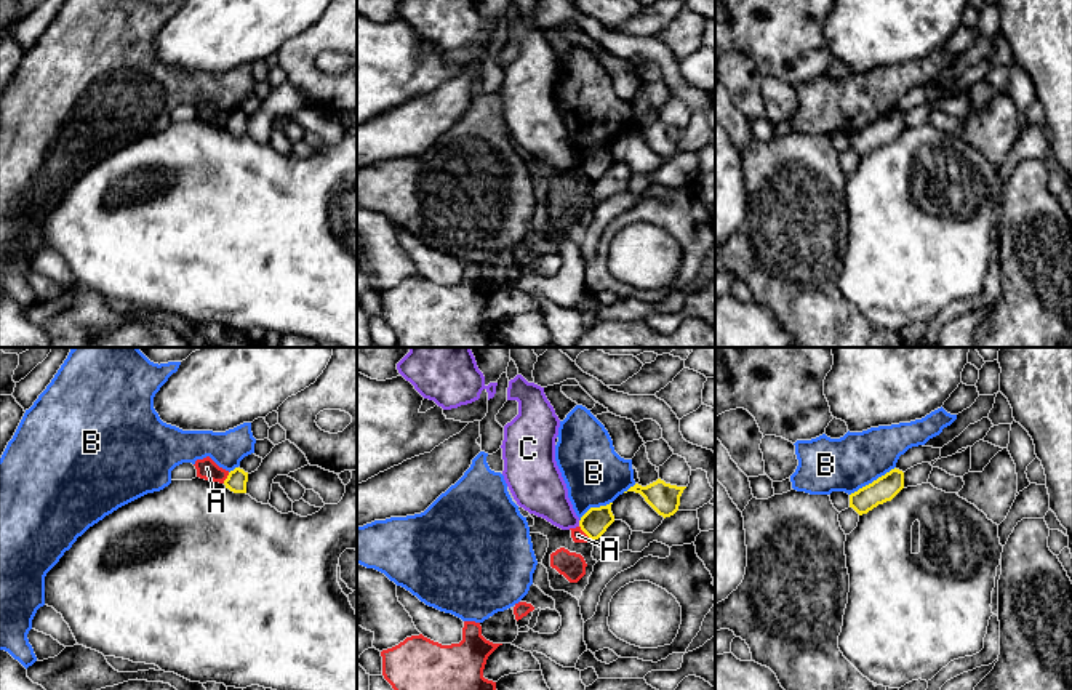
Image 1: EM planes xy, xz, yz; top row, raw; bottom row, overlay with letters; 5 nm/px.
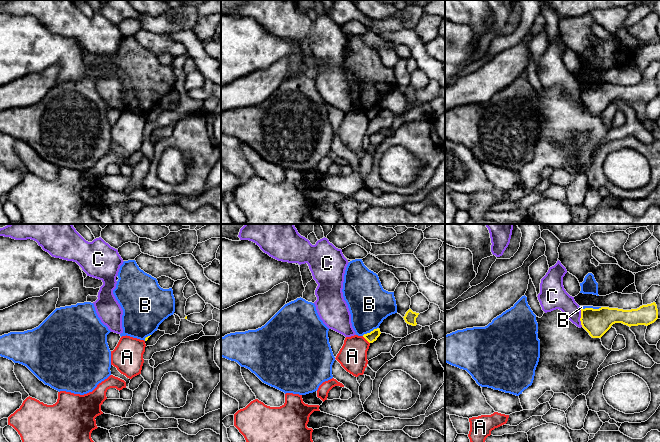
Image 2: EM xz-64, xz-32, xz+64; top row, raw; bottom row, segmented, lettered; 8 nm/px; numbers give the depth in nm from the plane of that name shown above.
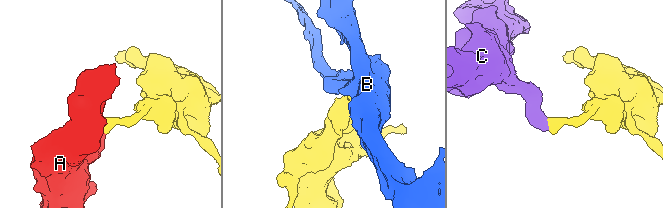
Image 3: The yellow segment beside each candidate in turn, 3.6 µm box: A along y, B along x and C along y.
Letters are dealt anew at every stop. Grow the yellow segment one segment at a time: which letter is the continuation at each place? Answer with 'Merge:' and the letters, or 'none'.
Merge: none

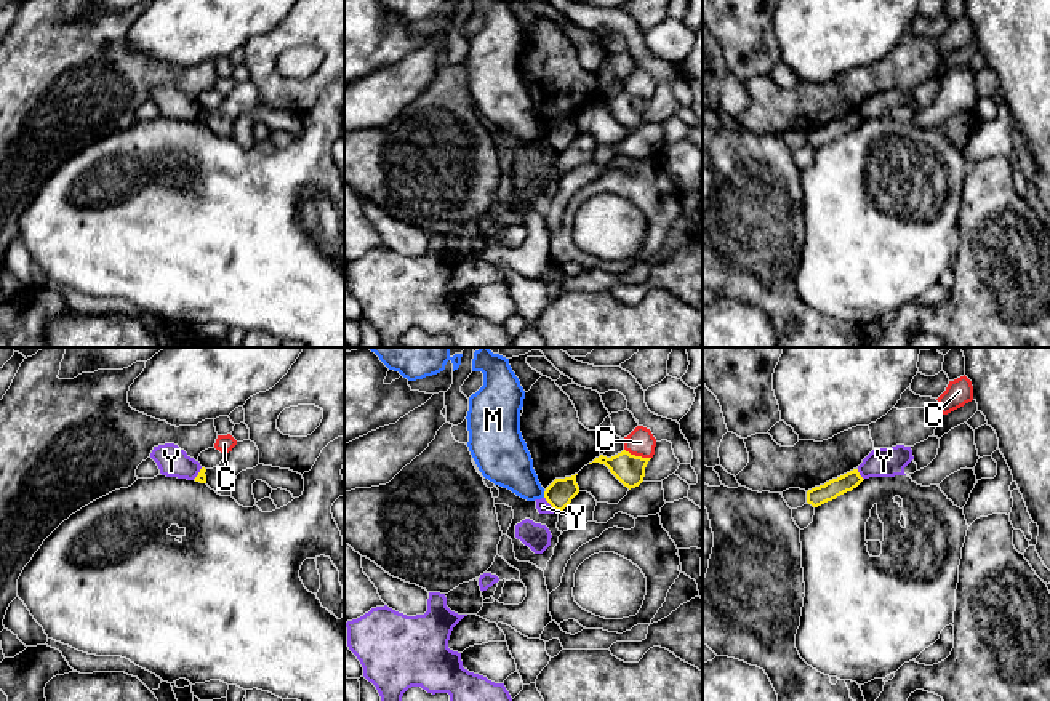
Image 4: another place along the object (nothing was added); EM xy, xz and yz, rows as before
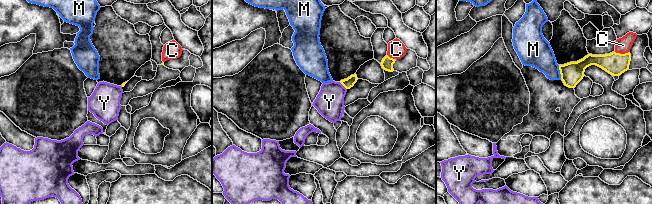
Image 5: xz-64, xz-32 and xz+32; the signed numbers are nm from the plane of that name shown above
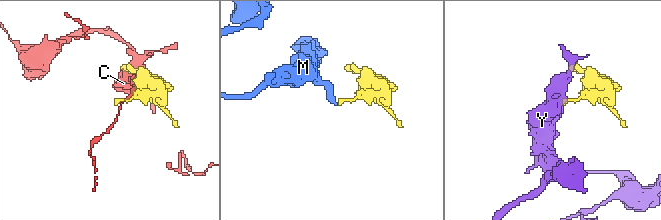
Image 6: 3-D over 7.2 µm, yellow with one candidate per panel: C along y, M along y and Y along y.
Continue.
Merge: none

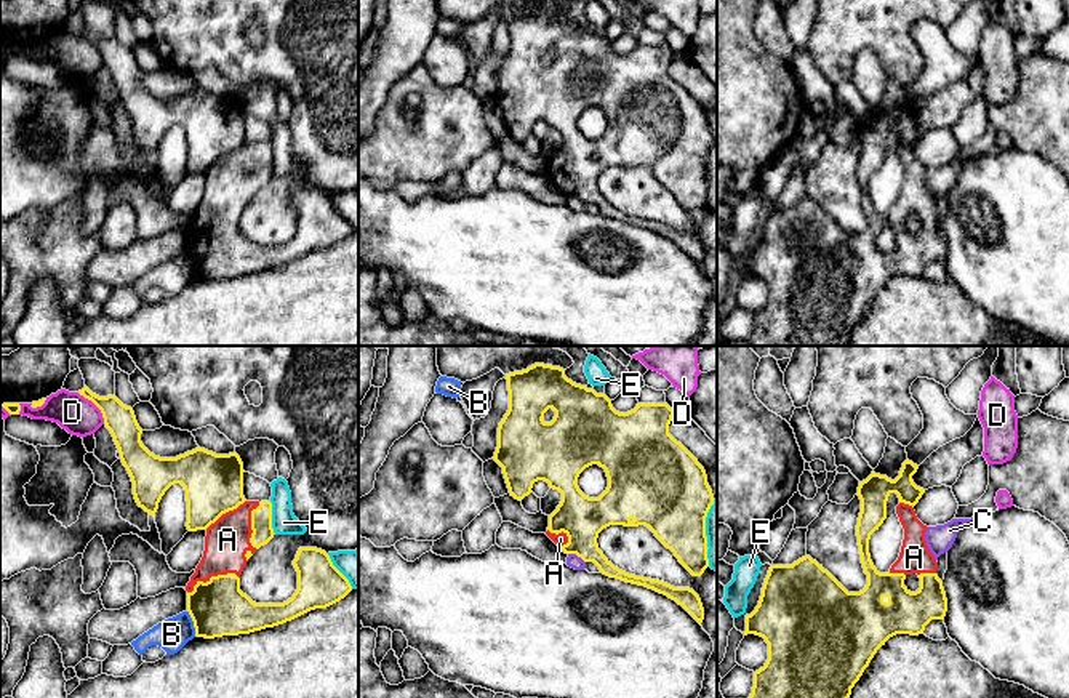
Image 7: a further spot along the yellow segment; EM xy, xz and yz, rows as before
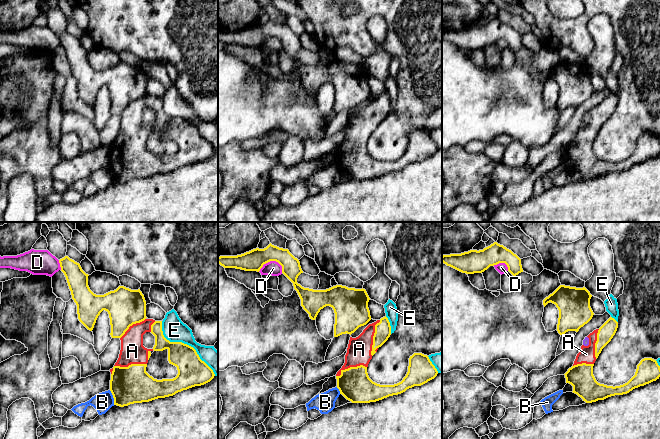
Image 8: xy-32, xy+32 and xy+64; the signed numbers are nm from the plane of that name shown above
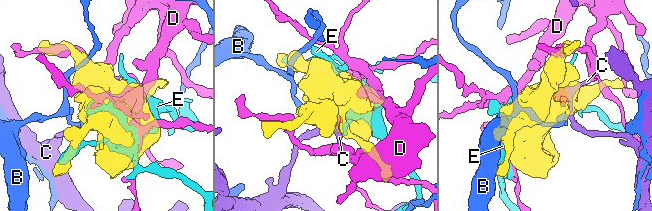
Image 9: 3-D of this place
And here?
Merge: A

